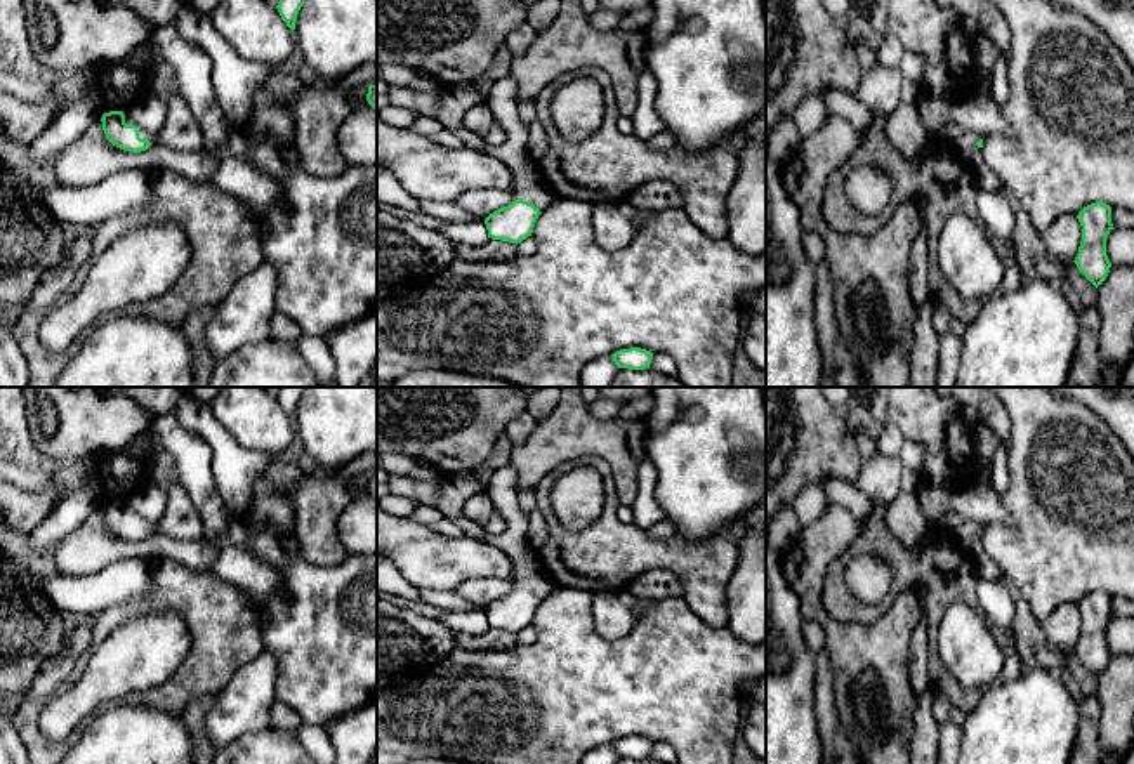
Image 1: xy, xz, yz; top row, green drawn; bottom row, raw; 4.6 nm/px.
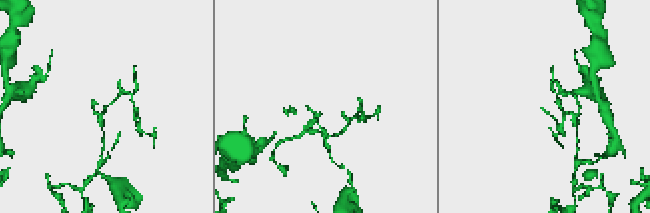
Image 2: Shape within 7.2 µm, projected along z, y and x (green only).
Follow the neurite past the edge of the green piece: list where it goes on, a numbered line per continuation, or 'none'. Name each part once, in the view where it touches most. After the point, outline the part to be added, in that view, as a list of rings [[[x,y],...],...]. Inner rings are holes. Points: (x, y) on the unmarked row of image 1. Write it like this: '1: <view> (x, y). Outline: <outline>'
1: xy (145, 523). Outline: [[[123,500],[123,504],[125,504],[125,512],[127,512],[127,514],[135,514],[135,516],[137,516],[141,528],[148,528],[148,530],[151,531],[151,535],[158,533],[156,523],[142,517],[142,516],[134,509],[134,505],[130,504],[130,500]]]

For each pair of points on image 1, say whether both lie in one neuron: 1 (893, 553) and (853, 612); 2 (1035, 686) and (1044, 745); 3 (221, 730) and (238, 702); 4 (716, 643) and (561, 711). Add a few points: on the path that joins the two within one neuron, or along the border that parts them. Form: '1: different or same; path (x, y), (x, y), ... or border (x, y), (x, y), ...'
1: same; path (898, 573), (891, 596), (874, 612)
2: same; path (1035, 700), (1035, 731)
3: same; path (226, 723), (238, 709)
4: same; path (678, 679), (641, 684), (634, 690), (599, 691)

